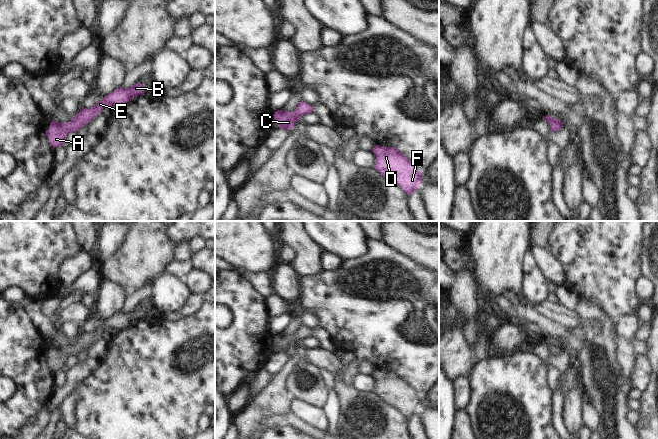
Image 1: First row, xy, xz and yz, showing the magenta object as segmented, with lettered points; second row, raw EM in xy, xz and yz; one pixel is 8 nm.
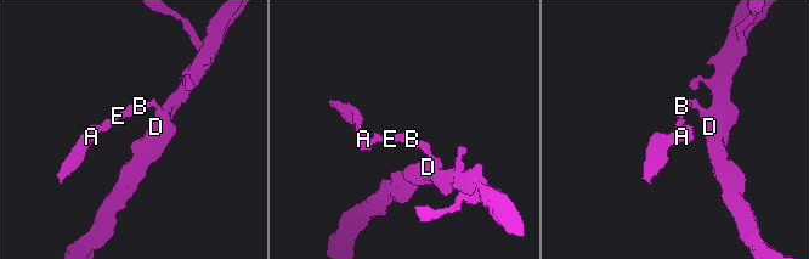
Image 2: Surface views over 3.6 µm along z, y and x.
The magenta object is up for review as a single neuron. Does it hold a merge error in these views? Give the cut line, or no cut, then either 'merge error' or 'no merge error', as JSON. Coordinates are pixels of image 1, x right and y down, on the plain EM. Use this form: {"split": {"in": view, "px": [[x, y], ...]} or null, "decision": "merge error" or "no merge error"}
{"split": null, "decision": "no merge error"}

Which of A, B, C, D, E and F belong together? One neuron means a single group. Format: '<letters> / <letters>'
A B C D E F

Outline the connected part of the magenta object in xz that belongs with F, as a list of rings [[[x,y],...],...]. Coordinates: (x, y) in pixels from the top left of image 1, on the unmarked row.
[[[375,369],[375,394],[386,403],[397,407],[408,419],[416,415],[422,407],[422,396],[399,374],[394,371]]]

